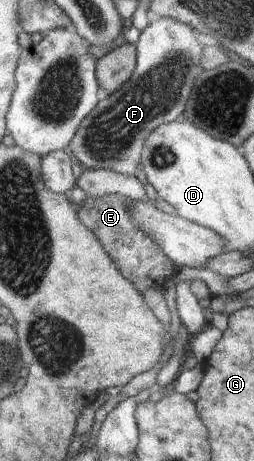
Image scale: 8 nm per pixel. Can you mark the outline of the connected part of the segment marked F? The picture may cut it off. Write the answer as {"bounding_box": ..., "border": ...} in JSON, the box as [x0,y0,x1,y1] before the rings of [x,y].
{"bounding_box":[67,17,204,175],"border":[[[172,17],[154,19],[141,31],[135,43],[138,63],[134,75],[118,91],[99,101],[68,145],[67,151],[84,169],[111,169],[134,175],[138,166],[142,168],[144,143],[154,129],[182,116],[192,85],[203,72],[200,59],[204,48],[196,39],[198,35],[200,32],[194,27]]]}

